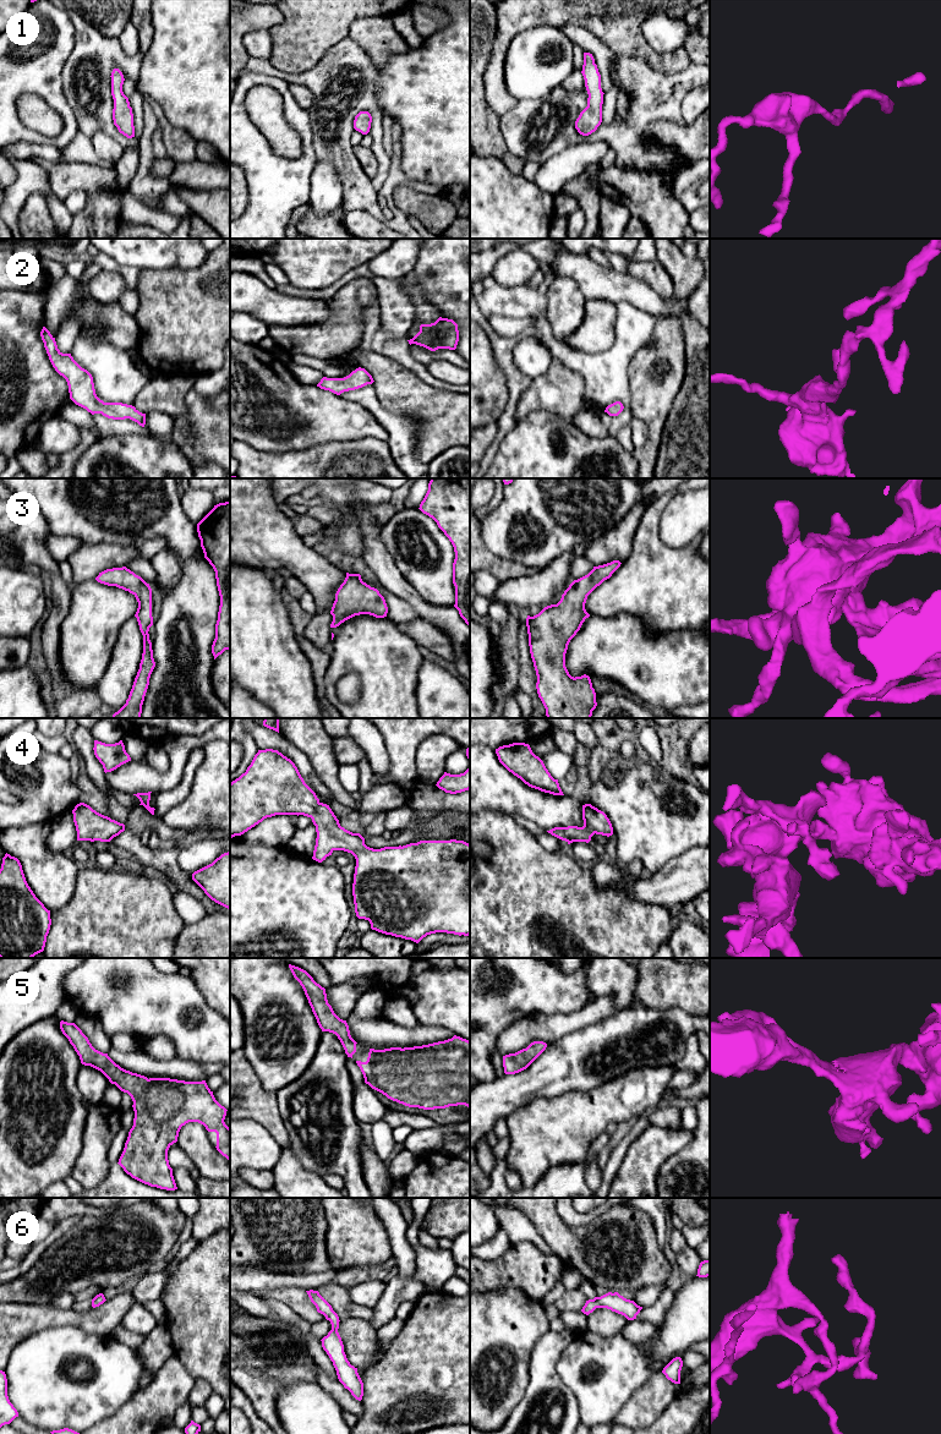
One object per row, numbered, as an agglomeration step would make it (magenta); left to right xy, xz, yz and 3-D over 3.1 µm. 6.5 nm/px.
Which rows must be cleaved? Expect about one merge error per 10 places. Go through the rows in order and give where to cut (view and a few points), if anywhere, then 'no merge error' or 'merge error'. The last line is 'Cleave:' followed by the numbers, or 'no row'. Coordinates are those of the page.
1: no cut | no merge error
2: no cut | no merge error
3: no cut | no merge error
4: no cut | no merge error
5: no cut | no merge error
6: no cut | no merge error
Cleave: no row

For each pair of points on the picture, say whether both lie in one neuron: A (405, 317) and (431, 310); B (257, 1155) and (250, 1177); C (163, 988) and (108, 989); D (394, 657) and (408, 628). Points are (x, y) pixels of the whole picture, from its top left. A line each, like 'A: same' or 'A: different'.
A: different
B: different
C: same
D: different

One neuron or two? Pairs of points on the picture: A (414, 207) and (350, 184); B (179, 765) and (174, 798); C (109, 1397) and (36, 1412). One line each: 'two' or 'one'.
A: two
B: two
C: one

